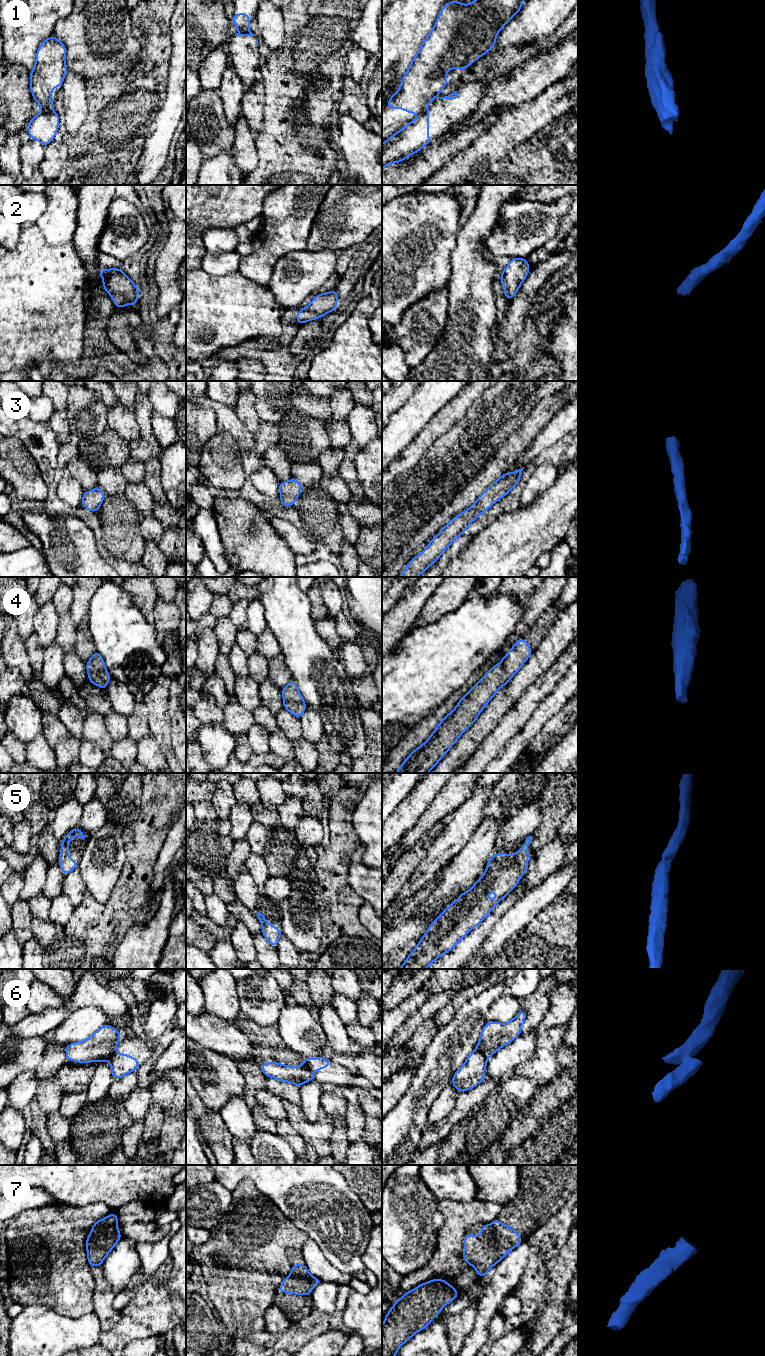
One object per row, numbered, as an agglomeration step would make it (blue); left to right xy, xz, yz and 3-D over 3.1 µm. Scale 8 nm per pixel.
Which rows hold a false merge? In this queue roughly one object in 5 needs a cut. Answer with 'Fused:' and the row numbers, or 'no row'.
Fused: 1, 6

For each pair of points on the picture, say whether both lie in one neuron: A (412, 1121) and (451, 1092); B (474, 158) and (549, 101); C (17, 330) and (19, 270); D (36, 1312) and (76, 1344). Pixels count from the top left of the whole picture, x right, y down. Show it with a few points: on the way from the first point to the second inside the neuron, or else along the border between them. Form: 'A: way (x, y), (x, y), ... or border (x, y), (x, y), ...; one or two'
A: border (442, 1089), (430, 1106), (427, 1125); two
B: way (493, 145), (511, 128), (530, 117); one
C: way (17, 315), (19, 285); one
D: way (46, 1322), (58, 1334), (66, 1334); one

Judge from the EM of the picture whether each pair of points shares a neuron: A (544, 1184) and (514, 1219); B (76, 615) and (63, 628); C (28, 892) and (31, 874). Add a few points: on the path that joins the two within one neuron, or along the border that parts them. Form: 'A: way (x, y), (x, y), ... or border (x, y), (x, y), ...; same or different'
A: way (540, 1193), (523, 1210); same
B: border (69, 613), (76, 627); different
C: way (31, 888), (31, 878); same

